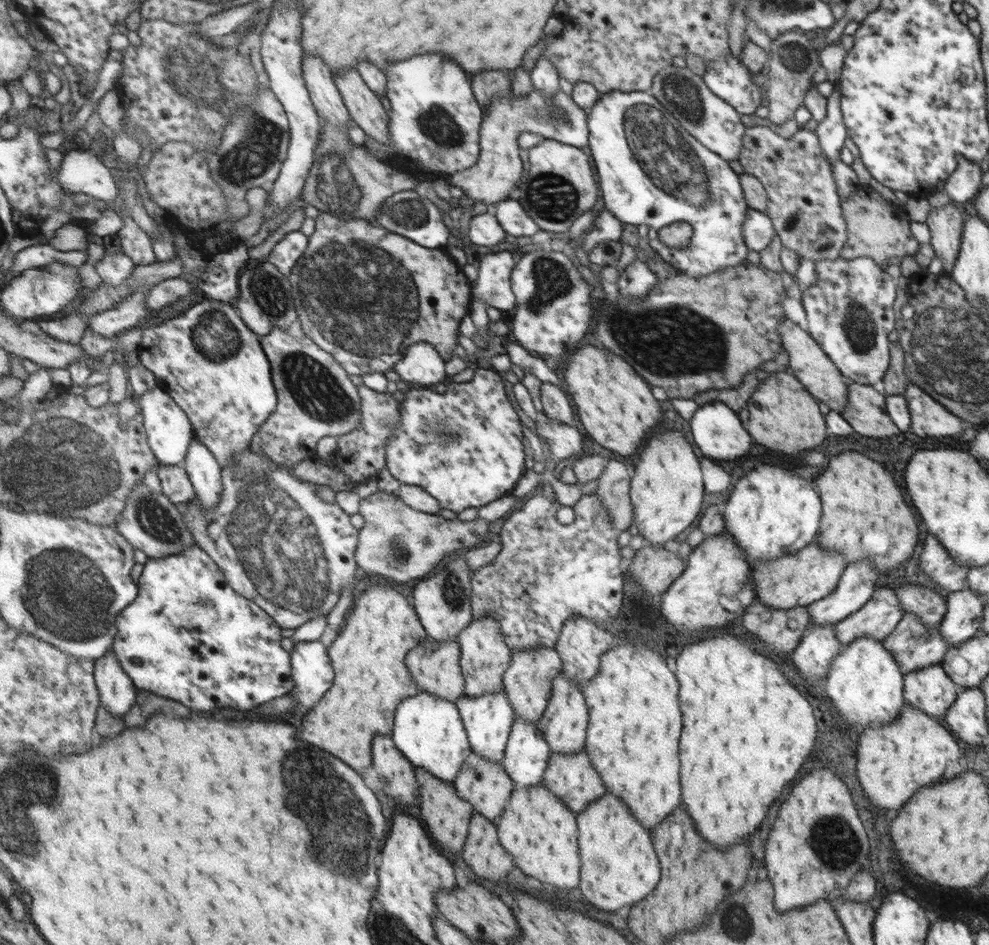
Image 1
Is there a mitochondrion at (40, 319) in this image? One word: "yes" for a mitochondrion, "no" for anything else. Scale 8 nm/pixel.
no

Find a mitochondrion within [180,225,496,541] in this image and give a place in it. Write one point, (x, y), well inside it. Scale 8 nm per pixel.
(314, 389)

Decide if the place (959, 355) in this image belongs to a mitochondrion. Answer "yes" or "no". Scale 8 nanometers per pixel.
yes

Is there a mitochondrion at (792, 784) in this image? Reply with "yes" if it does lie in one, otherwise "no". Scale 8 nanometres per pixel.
no

